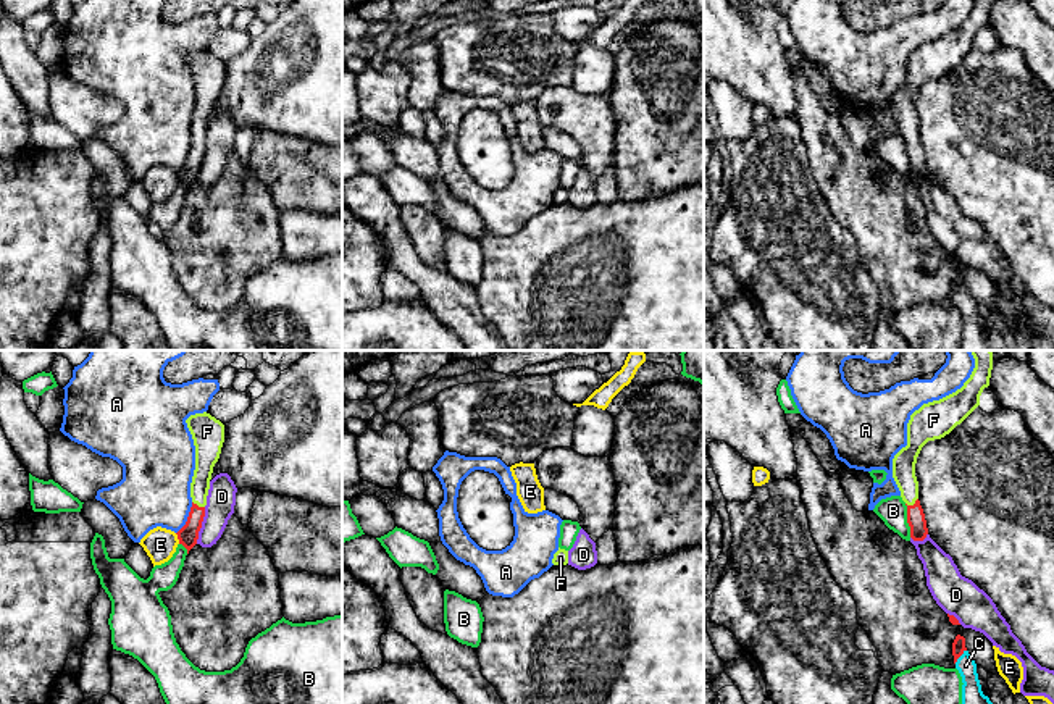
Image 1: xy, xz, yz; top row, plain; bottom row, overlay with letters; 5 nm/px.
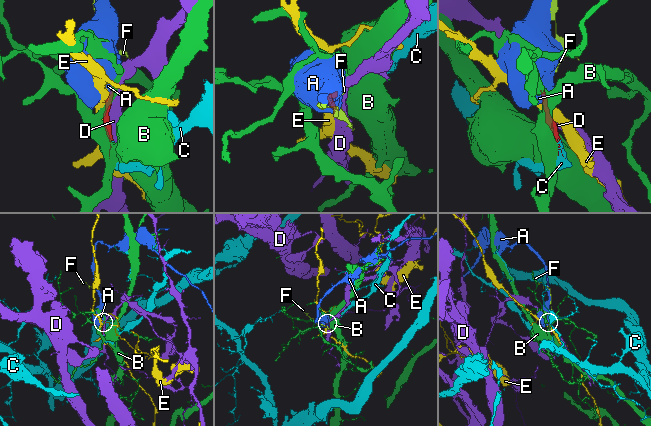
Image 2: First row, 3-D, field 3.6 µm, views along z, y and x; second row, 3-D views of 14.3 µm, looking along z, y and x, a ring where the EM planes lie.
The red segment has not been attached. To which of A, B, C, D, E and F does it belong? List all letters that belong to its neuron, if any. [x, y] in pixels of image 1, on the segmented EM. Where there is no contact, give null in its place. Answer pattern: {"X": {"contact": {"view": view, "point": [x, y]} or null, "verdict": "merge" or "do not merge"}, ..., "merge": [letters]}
{"A": {"contact": {"view": "xy", "point": [188, 519]}, "verdict": "do not merge"}, "B": {"contact": {"view": "yz", "point": [907, 520]}, "verdict": "do not merge"}, "C": {"contact": {"view": "yz", "point": [961, 654]}, "verdict": "merge"}, "D": {"contact": {"view": "xy", "point": [200, 525]}, "verdict": "do not merge"}, "E": {"contact": {"view": "xy", "point": [178, 538]}, "verdict": "do not merge"}, "F": {"contact": {"view": "yz", "point": [914, 504]}, "verdict": "merge"}, "merge": ["C", "F"]}

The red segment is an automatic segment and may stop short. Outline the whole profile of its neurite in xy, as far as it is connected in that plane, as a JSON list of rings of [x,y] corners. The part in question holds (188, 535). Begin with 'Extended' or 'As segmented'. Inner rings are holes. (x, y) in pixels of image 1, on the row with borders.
Extended. [[[207,412],[190,415],[186,423],[195,446],[195,470],[190,483],[192,507],[186,525],[176,534],[179,544],[182,544],[189,554],[197,544],[205,517],[213,467],[220,459],[224,442],[224,425]]]

